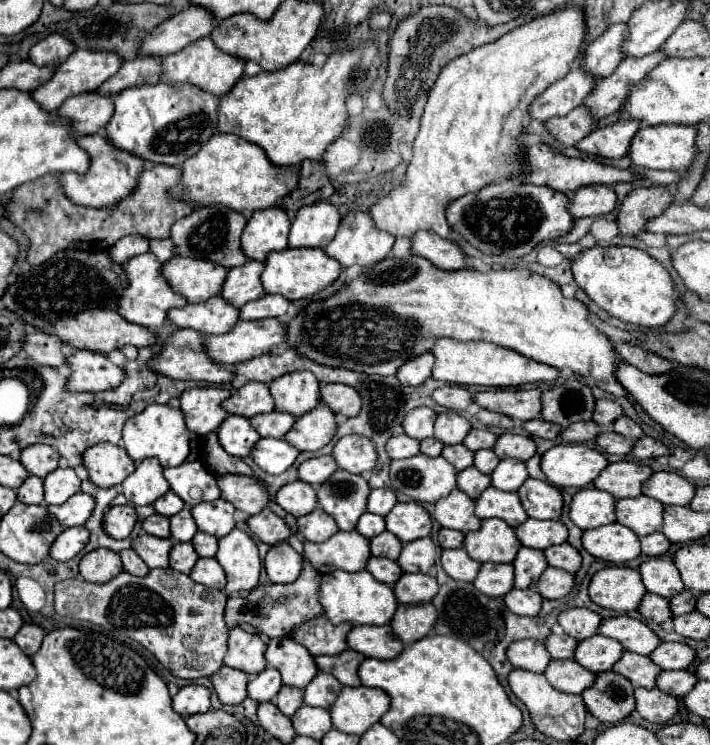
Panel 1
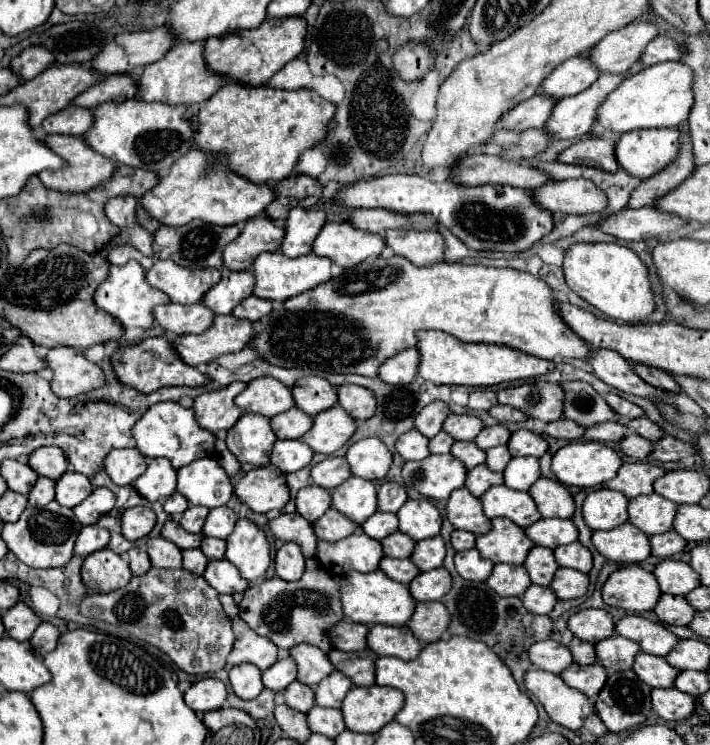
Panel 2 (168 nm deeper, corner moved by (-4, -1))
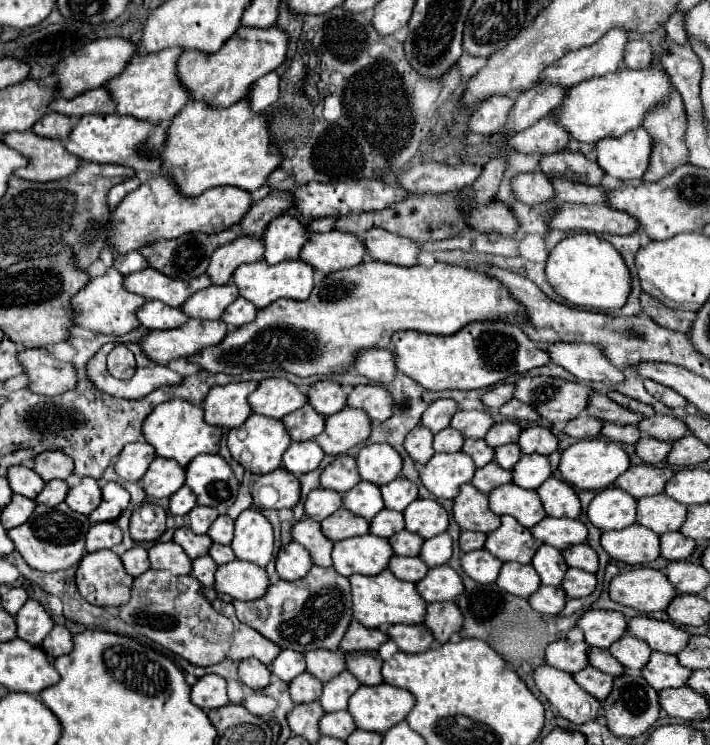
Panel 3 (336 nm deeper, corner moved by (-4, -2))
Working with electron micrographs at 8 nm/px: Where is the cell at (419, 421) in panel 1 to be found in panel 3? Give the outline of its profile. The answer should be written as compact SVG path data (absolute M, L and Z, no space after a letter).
M435 400L427 410L425 410L425 414L423 414L423 418L421 418L421 424L425 426L425 428L429 428L433 434L437 434L439 430L443 430L443 428L447 428L449 426L449 422L451 422L451 418L453 418L453 414L457 412L459 408L457 408L457 402L455 400Z

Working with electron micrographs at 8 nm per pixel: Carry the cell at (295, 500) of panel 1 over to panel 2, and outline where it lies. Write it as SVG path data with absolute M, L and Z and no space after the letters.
M317 485L303 487L303 489L299 489L299 493L295 497L295 507L301 517L305 517L309 523L313 523L331 507L331 493Z

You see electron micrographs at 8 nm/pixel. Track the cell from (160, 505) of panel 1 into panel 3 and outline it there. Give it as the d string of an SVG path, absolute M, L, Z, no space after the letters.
M183 486L181 490L177 490L177 492L169 498L169 510L171 510L171 514L179 514L179 516L189 514L189 512L197 506L195 500L197 500L197 498L195 498L195 494L191 492L191 488L189 488L189 486Z

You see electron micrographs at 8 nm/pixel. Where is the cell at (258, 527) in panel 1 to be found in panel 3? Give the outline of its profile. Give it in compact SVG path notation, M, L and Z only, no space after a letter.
M303 518L301 522L295 522L293 524L293 540L303 544L313 562L317 566L331 566L333 560L331 560L331 550L333 550L333 542L321 532L321 524L311 520L311 518Z

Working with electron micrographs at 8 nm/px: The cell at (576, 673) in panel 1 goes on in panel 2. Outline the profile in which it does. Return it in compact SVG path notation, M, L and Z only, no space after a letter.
M573 663L561 673L561 679L569 687L585 693L587 697L595 697L601 691L601 687L603 687L603 683L607 679L607 671L597 663L593 663L593 665Z

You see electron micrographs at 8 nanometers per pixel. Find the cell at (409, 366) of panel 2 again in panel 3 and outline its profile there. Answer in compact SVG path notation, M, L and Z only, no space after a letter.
M361 350L355 356L353 370L371 382L389 384L395 376L395 366L391 364L391 350Z

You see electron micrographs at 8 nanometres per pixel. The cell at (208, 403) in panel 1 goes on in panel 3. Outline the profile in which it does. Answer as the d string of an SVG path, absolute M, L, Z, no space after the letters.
M233 382L215 386L205 398L205 422L221 428L237 428L251 416L247 396L257 388L257 382Z

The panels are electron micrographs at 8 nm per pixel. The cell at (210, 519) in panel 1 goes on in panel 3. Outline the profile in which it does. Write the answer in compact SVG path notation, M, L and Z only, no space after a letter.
M219 516L211 524L211 528L209 528L207 534L217 544L231 544L231 540L233 540L233 520L229 516Z

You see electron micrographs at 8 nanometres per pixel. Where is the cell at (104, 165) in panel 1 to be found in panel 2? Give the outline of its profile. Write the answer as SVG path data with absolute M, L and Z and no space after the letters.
M47 135L43 139L57 155L61 155L67 161L67 167L59 169L59 171L43 171L39 175L39 179L43 181L45 187L51 187L53 191L61 191L61 193L87 193L95 187L99 187L101 183L109 181L115 173L115 165L111 159L97 155L97 151L93 151L83 137L67 137L67 135Z

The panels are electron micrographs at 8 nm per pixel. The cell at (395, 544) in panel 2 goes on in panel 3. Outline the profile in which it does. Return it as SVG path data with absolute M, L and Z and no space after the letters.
M401 530L395 536L391 536L389 542L391 542L395 554L399 554L399 556L419 556L425 540L419 534L413 534L409 530Z

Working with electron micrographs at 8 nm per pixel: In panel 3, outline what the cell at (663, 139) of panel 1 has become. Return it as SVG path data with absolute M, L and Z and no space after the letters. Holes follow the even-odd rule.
M635 128L619 138L603 138L595 144L597 164L601 170L621 182L641 180L651 154L651 136L645 128ZM639 176L639 178L627 178Z

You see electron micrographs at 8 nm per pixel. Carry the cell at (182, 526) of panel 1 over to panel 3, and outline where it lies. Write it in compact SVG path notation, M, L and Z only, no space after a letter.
M195 506L189 512L189 528L195 534L207 534L209 526L215 522L215 516L219 516L219 512L211 506Z

